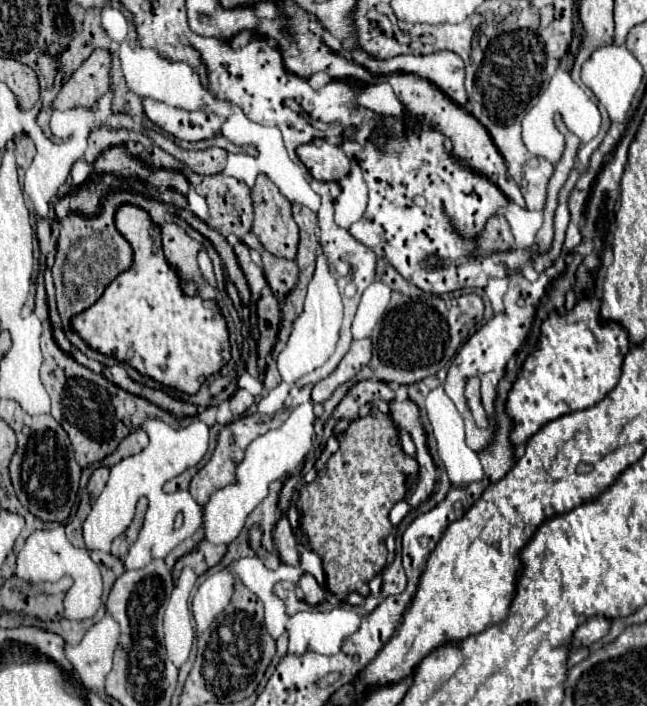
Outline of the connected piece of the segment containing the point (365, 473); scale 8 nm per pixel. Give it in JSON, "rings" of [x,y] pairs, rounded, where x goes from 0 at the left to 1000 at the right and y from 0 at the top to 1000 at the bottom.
{"rings":[[[572,582],[563,591],[541,596],[538,608],[522,616],[522,639],[507,650],[504,664],[488,673],[488,678],[462,694],[461,724],[464,724],[464,751],[476,761],[479,775],[495,786],[498,803],[504,812],[507,834],[532,851],[538,840],[553,837],[556,843],[569,843],[572,834],[566,831],[569,823],[590,809],[597,800],[597,772],[594,761],[603,755],[606,744],[600,735],[600,724],[606,715],[628,704],[631,687],[628,681],[646,667],[646,656],[640,647],[628,644],[618,622],[615,608],[609,605],[606,593],[587,582]]]}

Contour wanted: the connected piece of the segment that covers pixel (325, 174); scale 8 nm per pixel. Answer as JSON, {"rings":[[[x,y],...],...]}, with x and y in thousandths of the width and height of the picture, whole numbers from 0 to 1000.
{"rings":[[[501,200],[498,205],[464,205],[457,217],[485,254],[526,256],[541,245],[541,225],[522,205],[513,205],[507,200]]]}

